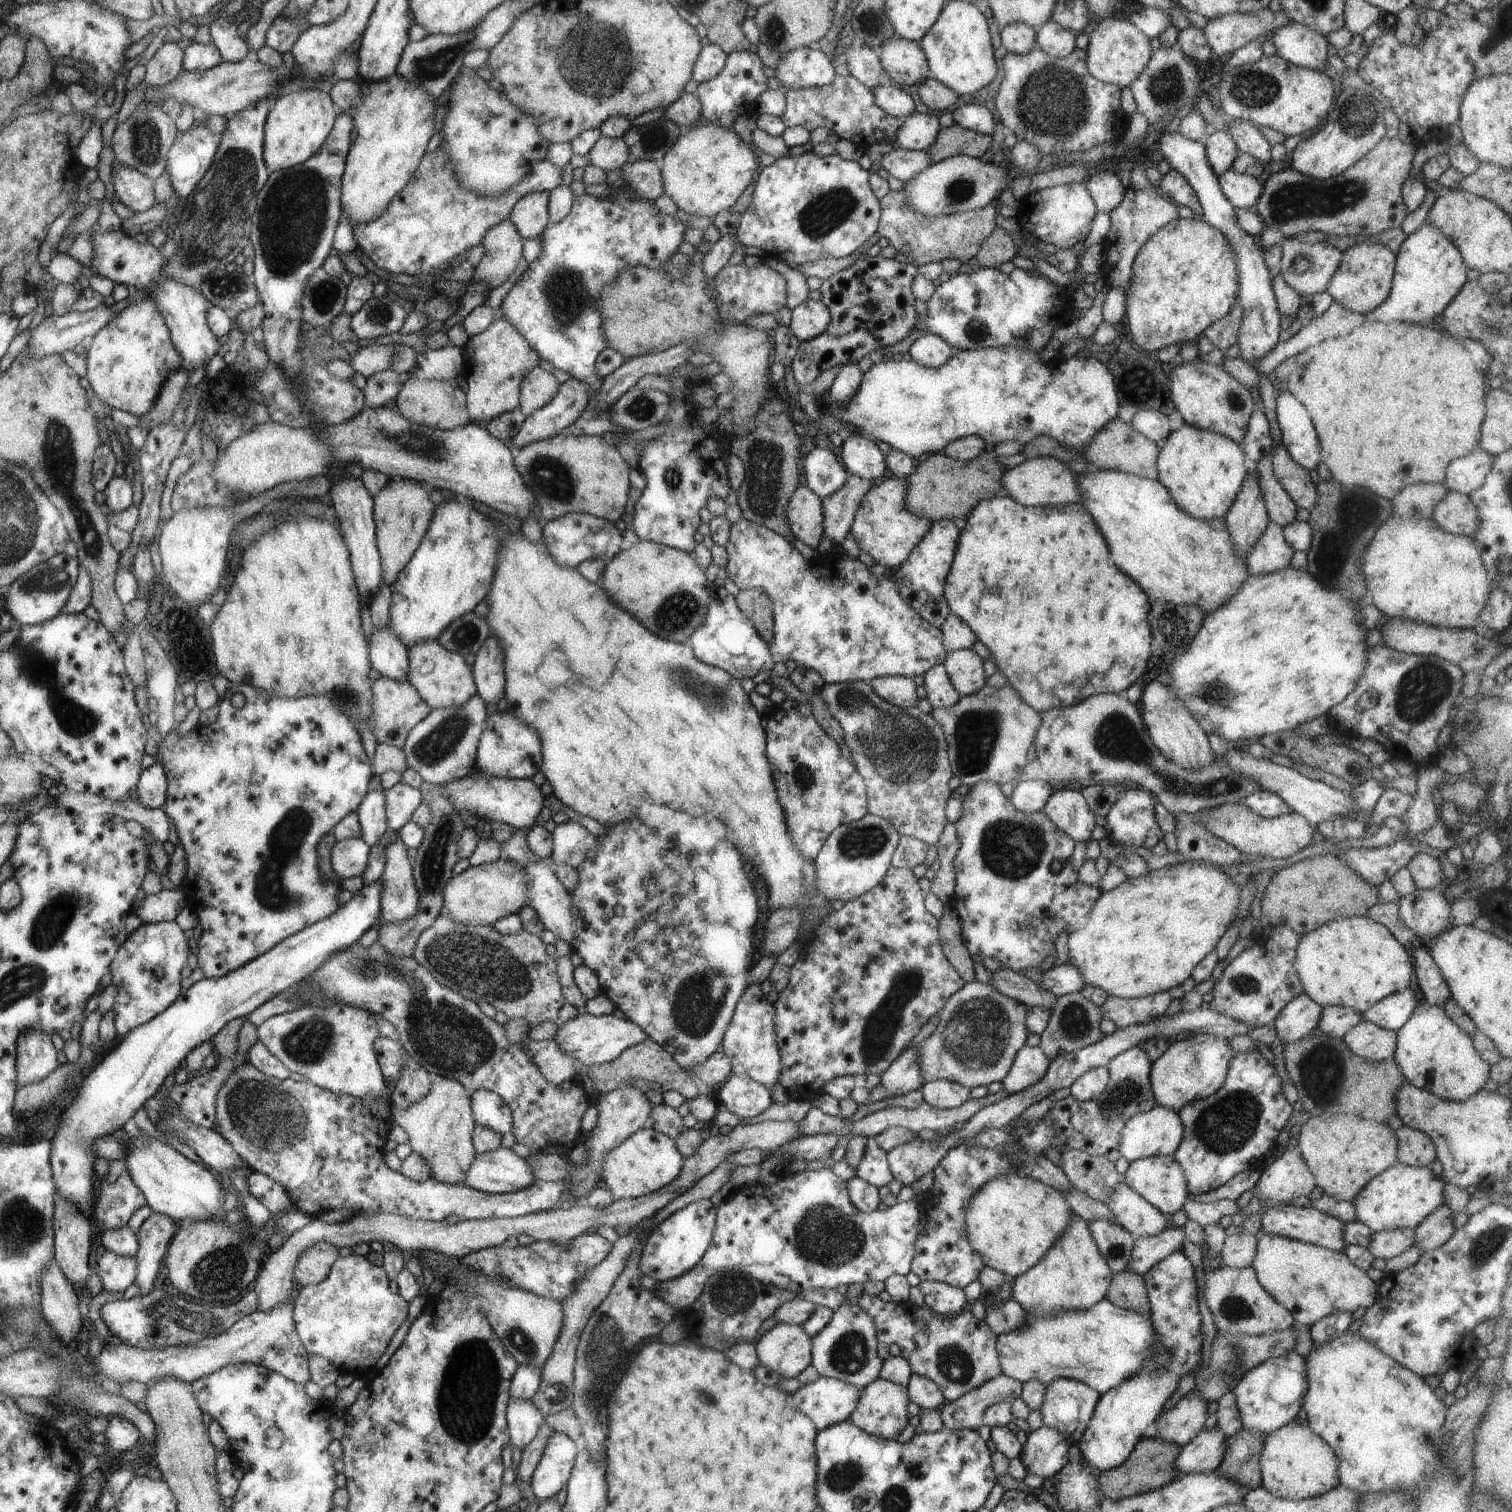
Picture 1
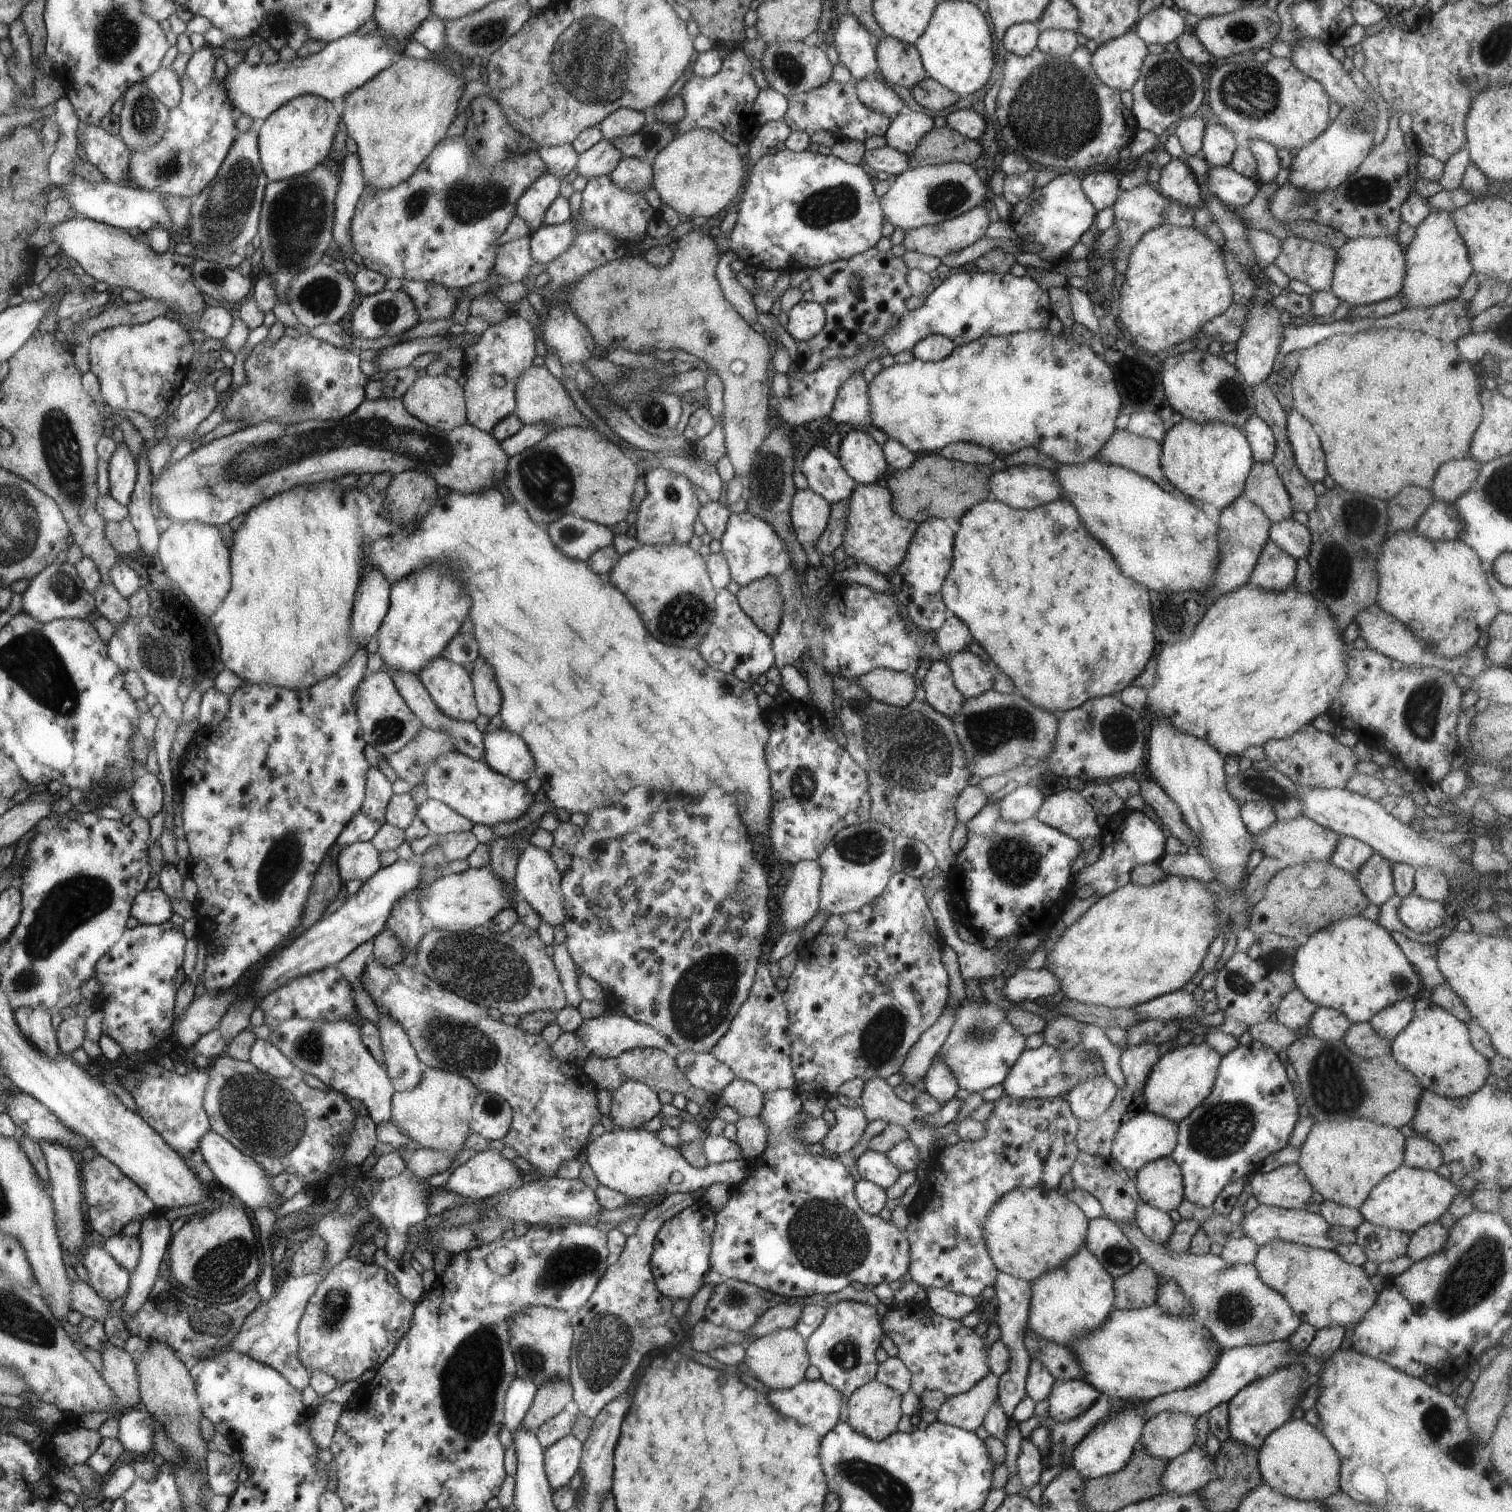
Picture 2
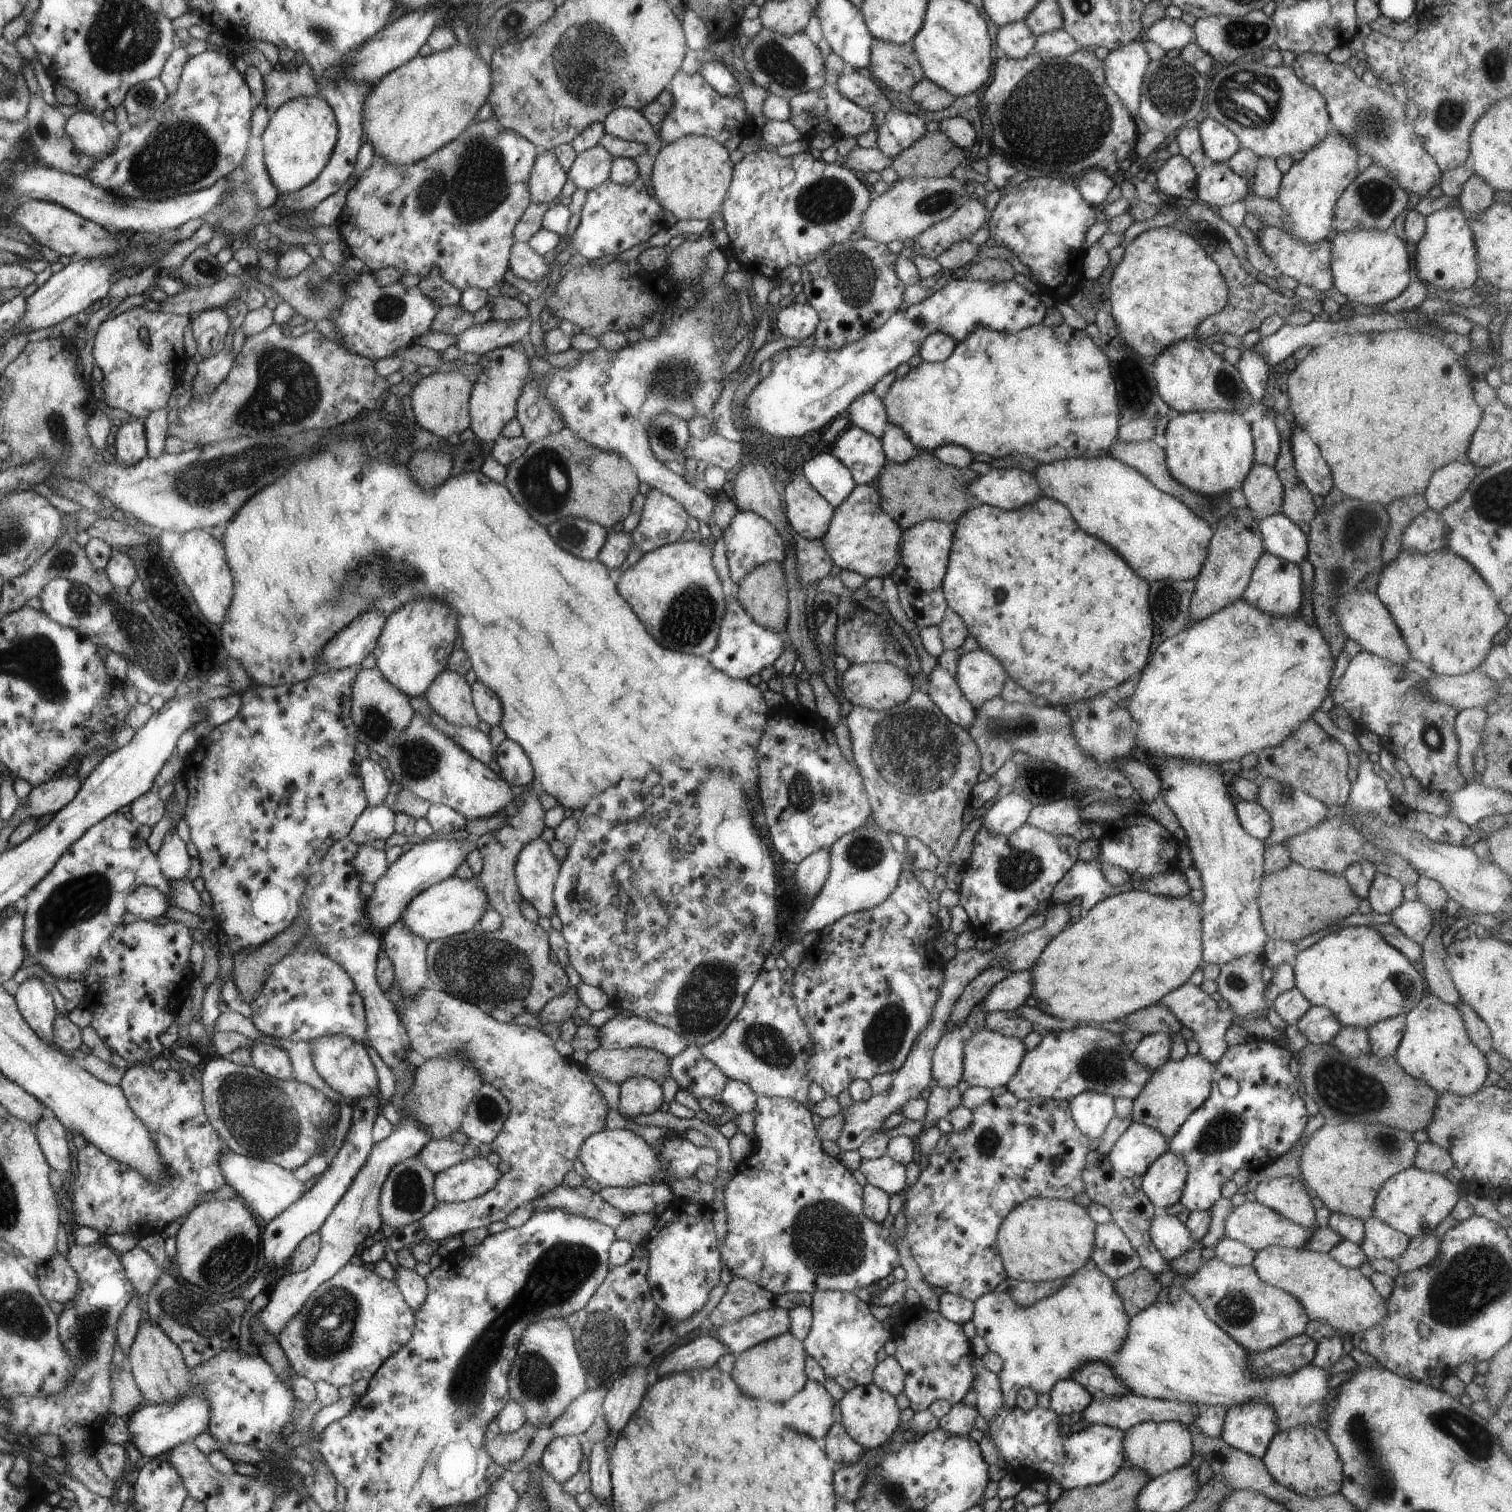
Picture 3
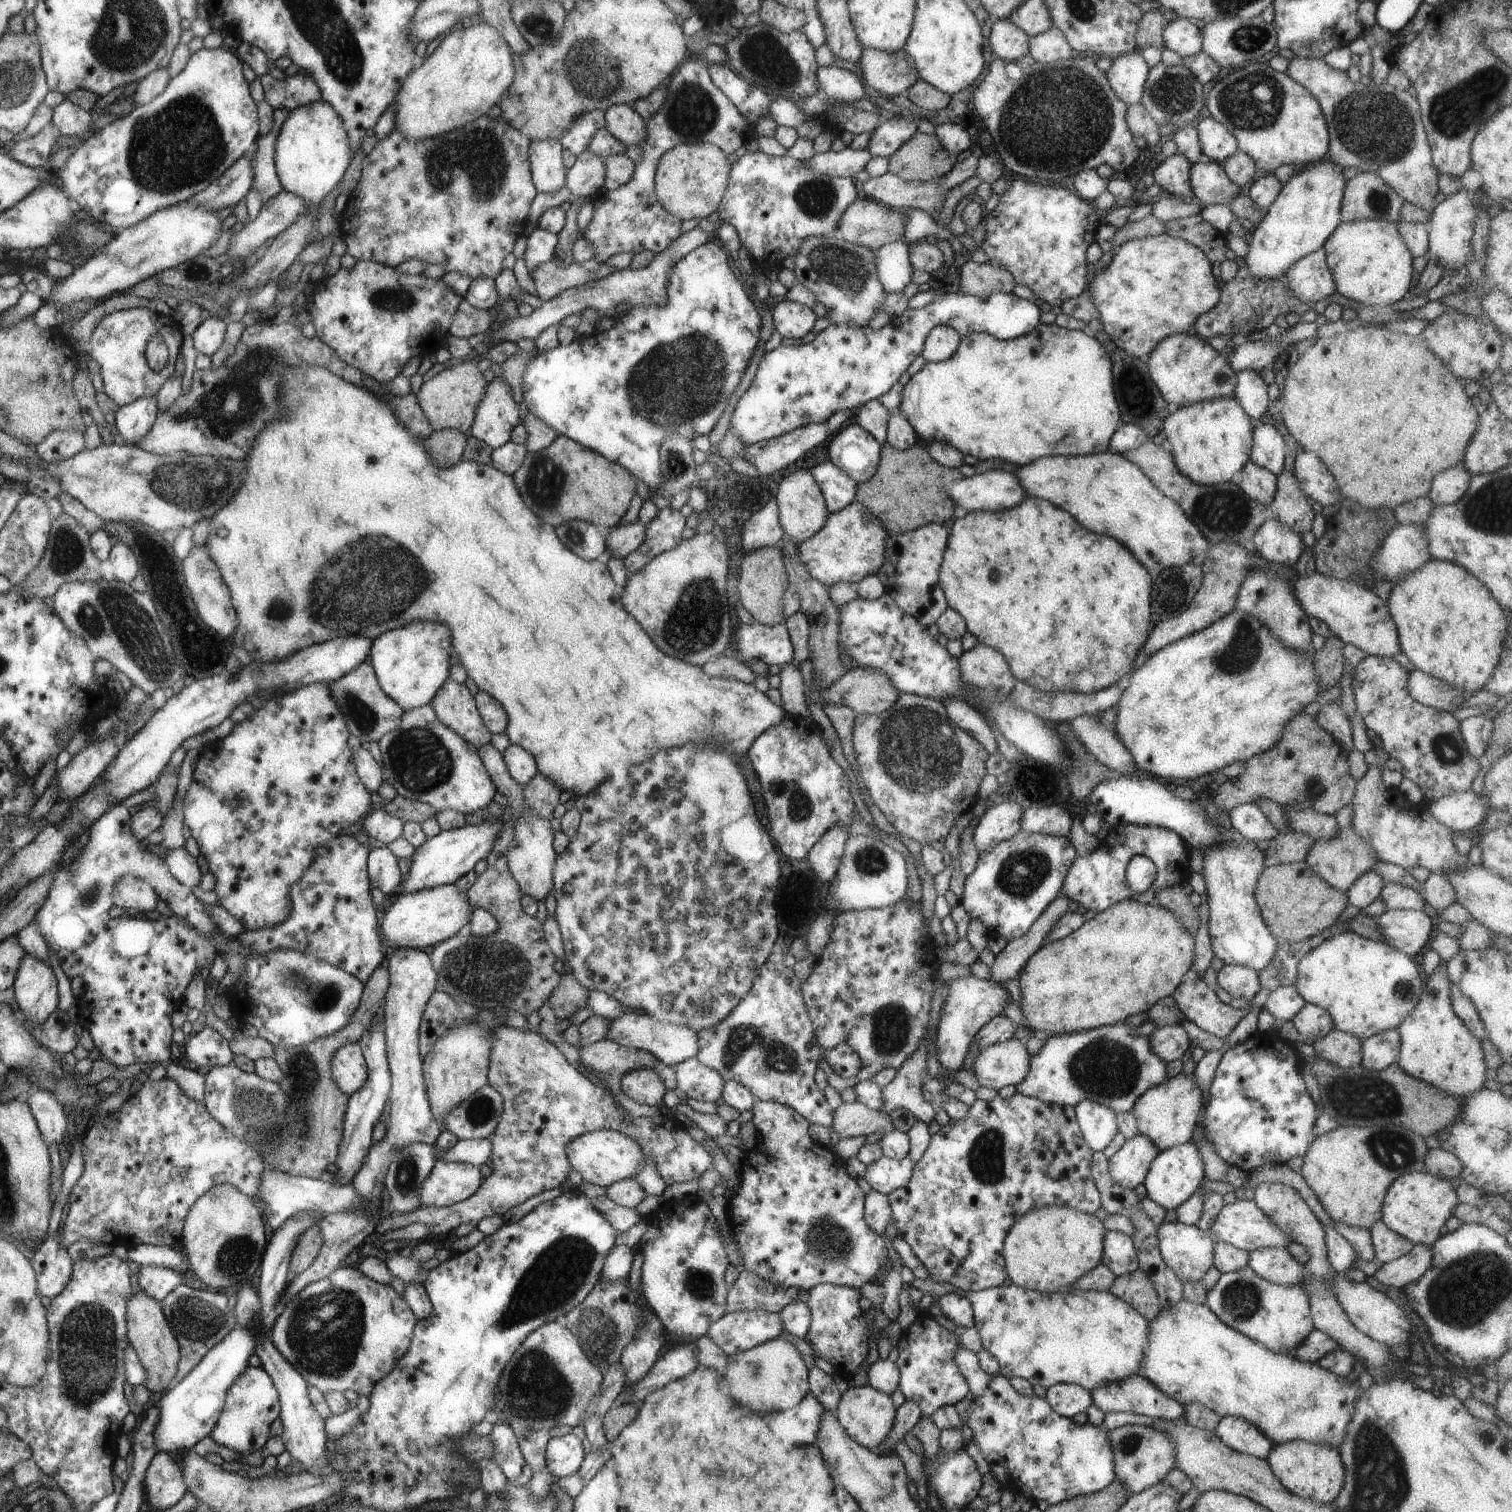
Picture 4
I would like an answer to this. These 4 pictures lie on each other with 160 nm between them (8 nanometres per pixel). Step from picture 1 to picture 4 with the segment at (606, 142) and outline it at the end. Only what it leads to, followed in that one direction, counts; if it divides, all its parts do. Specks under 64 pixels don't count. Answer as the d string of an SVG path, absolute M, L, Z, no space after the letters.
M587 150L578 155L574 165L567 170L565 187L578 198L595 198L604 187L604 178L603 158Z

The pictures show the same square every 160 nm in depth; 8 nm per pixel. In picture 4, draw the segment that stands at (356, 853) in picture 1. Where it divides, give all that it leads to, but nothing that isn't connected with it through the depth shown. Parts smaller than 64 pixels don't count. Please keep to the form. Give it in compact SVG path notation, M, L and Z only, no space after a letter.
M387 846L370 849L369 878L373 889L380 890L387 898L398 895L398 888L405 877L398 868L398 858Z

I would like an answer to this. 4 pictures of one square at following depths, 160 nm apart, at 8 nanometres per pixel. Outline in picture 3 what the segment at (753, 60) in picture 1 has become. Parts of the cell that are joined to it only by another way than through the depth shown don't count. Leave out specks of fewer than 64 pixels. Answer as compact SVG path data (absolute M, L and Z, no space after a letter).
M678 72L668 91L673 94L673 110L665 117L660 127L656 128L659 138L665 144L686 136L703 135L712 137L732 152L739 148L746 136L753 136L757 130L746 114L745 101L736 96L721 96L699 72L692 76Z

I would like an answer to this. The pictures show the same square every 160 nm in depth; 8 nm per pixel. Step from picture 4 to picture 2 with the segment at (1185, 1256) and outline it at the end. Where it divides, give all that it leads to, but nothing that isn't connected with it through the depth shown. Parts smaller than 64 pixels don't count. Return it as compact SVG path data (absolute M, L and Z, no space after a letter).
M1138 1204L1135 1226L1153 1244L1165 1245L1174 1232L1175 1223L1168 1213L1153 1208L1150 1204Z

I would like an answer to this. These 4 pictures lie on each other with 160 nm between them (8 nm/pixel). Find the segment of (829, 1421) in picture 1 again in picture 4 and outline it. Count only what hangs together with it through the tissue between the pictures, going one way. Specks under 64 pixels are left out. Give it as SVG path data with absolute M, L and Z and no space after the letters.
M809 1391L803 1400L798 1402L793 1408L784 1412L766 1414L766 1428L770 1428L770 1432L774 1432L774 1436L778 1436L780 1440L786 1440L786 1444L815 1445L818 1438L818 1427L820 1426L822 1413L824 1413L822 1404Z

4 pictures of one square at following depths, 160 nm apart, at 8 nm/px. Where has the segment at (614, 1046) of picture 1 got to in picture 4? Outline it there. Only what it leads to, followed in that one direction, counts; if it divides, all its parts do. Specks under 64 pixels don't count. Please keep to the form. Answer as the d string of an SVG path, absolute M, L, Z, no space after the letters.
M627 1010L623 1016L611 1022L605 1039L612 1040L624 1047L650 1052L657 1058L660 1065L671 1067L684 1062L684 1060L697 1057L701 1048L698 1045L700 1038L696 1030L688 1028L688 1026L658 1021L648 1014L633 1010Z

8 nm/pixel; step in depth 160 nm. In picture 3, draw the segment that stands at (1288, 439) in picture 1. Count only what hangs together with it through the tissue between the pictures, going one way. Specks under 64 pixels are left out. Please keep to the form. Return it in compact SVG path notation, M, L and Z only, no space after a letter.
M1293 425L1289 438L1298 478L1313 495L1326 496L1333 487L1328 463L1309 432Z

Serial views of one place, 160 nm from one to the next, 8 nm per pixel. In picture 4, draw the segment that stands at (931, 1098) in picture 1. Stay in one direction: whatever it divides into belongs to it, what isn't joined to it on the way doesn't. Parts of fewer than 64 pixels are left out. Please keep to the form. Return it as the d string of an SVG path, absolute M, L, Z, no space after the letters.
M974 975L960 976L960 978L948 982L946 989L946 1000L944 1000L944 1004L942 1004L940 1023L938 1024L935 1038L936 1060L933 1061L938 1063L940 1068L950 1070L950 1072L962 1072L962 1065L968 1054L970 1044L974 1041L974 1036L976 1036L992 1018L1002 1015L1004 1007L1011 1002L1011 1000L1004 986L995 981L980 979Z

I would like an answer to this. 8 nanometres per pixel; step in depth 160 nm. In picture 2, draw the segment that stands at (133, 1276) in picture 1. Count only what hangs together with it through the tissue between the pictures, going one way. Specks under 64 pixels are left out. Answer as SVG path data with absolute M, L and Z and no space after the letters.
M91 1245L80 1262L88 1272L87 1284L110 1304L129 1293L131 1274L104 1248Z

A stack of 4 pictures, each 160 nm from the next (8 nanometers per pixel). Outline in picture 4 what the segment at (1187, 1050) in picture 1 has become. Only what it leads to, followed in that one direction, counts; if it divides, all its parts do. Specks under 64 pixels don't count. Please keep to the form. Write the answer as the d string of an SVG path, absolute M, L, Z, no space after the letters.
M1179 1073L1176 1077L1168 1077L1162 1084L1144 1092L1132 1110L1138 1123L1138 1131L1148 1140L1152 1140L1158 1150L1164 1151L1174 1146L1193 1140L1193 1130L1198 1125L1199 1115L1203 1111L1204 1092L1200 1090L1194 1074Z

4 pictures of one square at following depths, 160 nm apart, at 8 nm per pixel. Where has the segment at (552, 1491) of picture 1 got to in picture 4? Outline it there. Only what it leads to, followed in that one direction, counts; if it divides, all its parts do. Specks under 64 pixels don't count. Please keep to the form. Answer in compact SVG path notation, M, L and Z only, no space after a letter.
M572 1434L549 1440L545 1451L548 1470L558 1480L565 1476L577 1474L584 1463L582 1440Z

